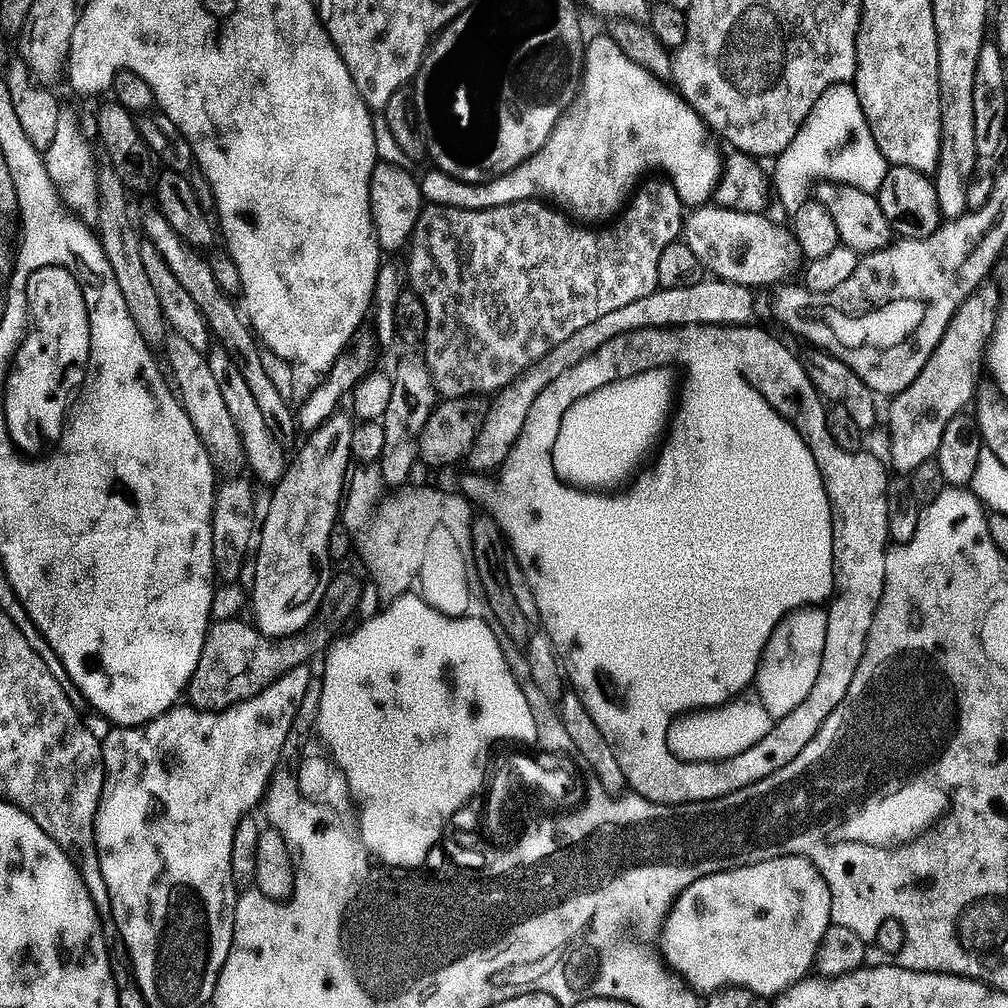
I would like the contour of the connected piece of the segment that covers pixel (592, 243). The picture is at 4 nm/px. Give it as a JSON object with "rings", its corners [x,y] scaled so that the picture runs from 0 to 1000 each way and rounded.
{"rings":[[[662,178],[647,179],[642,182],[640,180],[628,193],[628,196],[624,199],[622,206],[618,209],[614,216],[605,224],[606,228],[602,226],[589,229],[574,224],[571,228],[571,321],[575,321],[575,327],[582,324],[584,321],[592,319],[594,315],[599,313],[601,308],[615,308],[623,302],[627,302],[643,293],[649,291],[654,287],[654,259],[658,250],[665,242],[672,241],[678,233],[678,219],[681,212],[680,203],[677,202],[675,193],[672,191],[671,186],[667,184],[666,180]]]}

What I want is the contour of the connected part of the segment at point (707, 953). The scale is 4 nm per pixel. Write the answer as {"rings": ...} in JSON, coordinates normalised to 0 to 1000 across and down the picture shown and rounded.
{"rings":[[[772,849],[757,851],[744,857],[723,860],[721,863],[707,865],[705,869],[696,869],[684,876],[678,884],[674,886],[671,896],[667,899],[667,904],[663,906],[663,911],[659,915],[657,922],[657,947],[663,958],[678,970],[691,985],[706,986],[717,976],[731,976],[734,980],[743,980],[750,988],[773,989],[782,983],[788,976],[793,976],[799,971],[801,963],[806,959],[809,948],[812,946],[813,936],[821,921],[825,917],[825,888],[821,882],[821,876],[815,871],[813,862],[794,849]]]}

